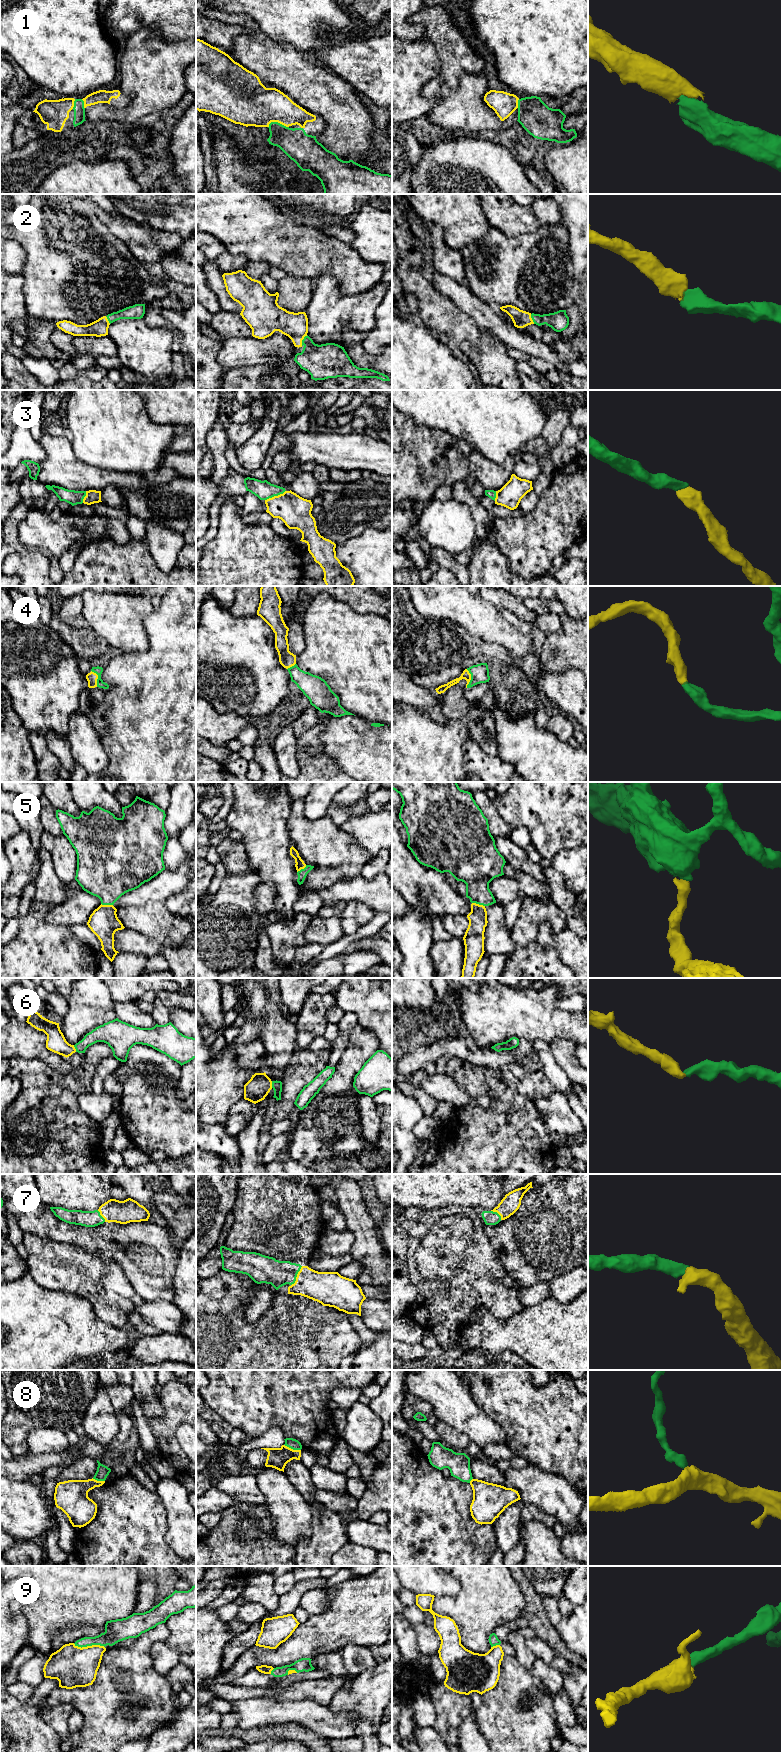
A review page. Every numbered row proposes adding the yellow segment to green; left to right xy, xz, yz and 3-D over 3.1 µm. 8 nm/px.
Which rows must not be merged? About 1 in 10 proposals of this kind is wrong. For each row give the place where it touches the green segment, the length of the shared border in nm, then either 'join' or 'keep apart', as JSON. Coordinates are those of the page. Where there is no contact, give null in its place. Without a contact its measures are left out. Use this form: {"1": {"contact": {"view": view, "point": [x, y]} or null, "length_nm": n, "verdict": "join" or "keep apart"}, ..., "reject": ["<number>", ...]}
{"1": {"contact": {"view": "xz", "point": [277, 122]}, "length_nm": 170, "verdict": "join"}, "2": {"contact": {"view": "xz", "point": [302, 340]}, "length_nm": 100, "verdict": "join"}, "3": {"contact": {"view": "xz", "point": [275, 495]}, "length_nm": 190, "verdict": "join"}, "4": {"contact": {"view": "yz", "point": [471, 678]}, "length_nm": 150, "verdict": "join"}, "5": {"contact": {"view": "yz", "point": [478, 903]}, "length_nm": 110, "verdict": "join"}, "6": {"contact": {"view": "xy", "point": [75, 1048]}, "length_nm": 60, "verdict": "join"}, "7": {"contact": {"view": "xz", "point": [296, 1276]}, "length_nm": 180, "verdict": "join"}, "8": {"contact": {"view": "xz", "point": [292, 1448]}, "length_nm": 140, "verdict": "keep apart"}, "9": {"contact": {"view": "xy", "point": [89, 1645]}, "length_nm": 260, "verdict": "join"}, "reject": ["8"]}

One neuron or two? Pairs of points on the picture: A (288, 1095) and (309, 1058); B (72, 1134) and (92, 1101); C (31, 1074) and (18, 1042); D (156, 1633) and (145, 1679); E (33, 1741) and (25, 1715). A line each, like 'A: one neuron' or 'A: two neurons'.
A: one neuron
B: two neurons
C: two neurons
D: one neuron
E: one neuron

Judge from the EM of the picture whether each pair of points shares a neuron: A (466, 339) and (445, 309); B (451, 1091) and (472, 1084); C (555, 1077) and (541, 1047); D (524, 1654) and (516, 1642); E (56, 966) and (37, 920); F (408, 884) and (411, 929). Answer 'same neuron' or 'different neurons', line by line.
A: same neuron
B: different neurons
C: same neuron
D: same neuron
E: same neuron
F: different neurons

